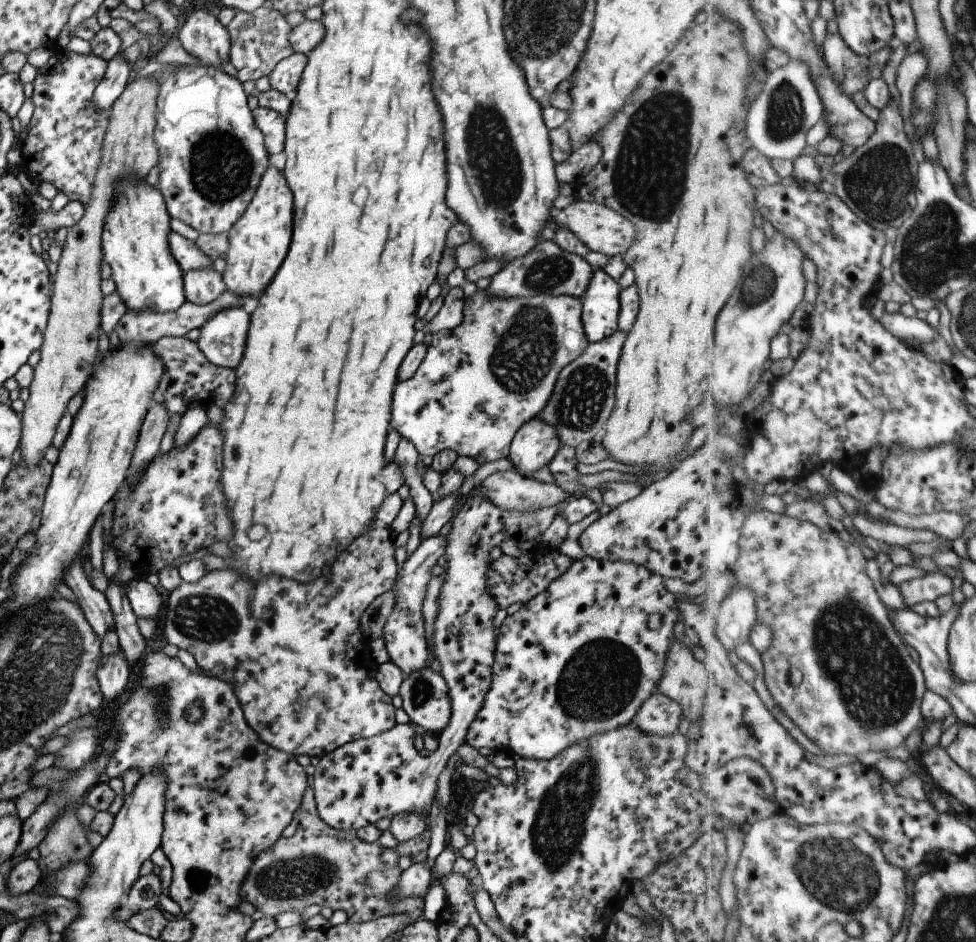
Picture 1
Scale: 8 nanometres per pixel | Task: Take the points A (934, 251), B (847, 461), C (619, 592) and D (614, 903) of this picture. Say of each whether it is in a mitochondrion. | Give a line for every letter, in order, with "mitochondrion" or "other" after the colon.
A: mitochondrion
B: other
C: other
D: other

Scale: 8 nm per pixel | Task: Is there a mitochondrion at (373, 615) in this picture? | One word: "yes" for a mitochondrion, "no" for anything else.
no

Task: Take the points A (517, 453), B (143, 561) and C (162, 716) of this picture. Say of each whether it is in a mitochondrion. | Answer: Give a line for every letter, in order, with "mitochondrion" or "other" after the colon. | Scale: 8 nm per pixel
A: other
B: other
C: mitochondrion

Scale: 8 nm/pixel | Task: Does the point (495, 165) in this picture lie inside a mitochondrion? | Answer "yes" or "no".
yes

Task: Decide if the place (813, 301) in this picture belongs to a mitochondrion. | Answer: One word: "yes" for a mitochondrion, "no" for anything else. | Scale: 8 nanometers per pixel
no

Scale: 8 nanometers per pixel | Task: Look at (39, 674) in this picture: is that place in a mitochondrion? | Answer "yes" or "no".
yes

